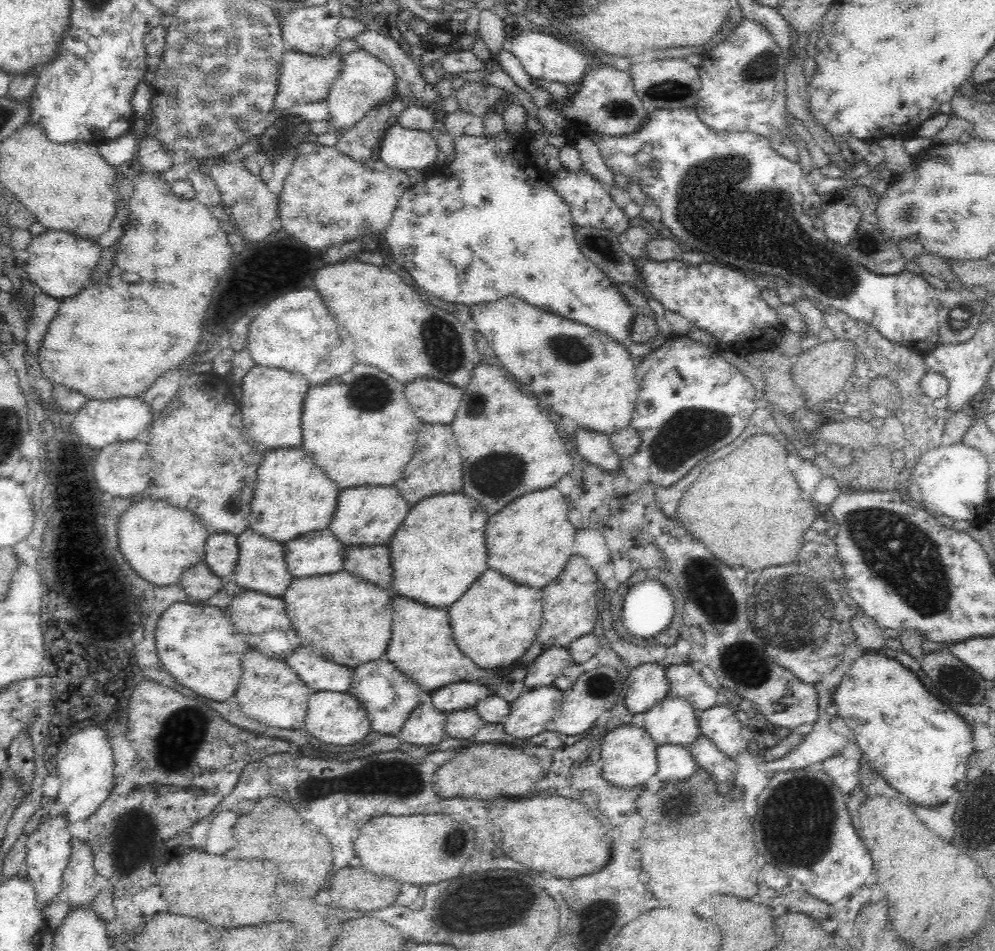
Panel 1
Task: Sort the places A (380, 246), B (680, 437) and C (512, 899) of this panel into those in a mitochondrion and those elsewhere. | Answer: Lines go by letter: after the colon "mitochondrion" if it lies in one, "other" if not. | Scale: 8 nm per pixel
A: other
B: mitochondrion
C: mitochondrion

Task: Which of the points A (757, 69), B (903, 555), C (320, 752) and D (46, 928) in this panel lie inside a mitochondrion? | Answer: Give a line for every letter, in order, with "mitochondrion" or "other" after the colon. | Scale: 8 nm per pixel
A: mitochondrion
B: mitochondrion
C: other
D: other

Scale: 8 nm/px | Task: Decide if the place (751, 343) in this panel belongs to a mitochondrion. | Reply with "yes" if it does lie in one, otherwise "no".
no

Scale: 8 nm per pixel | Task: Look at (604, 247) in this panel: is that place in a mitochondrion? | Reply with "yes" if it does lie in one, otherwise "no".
yes

